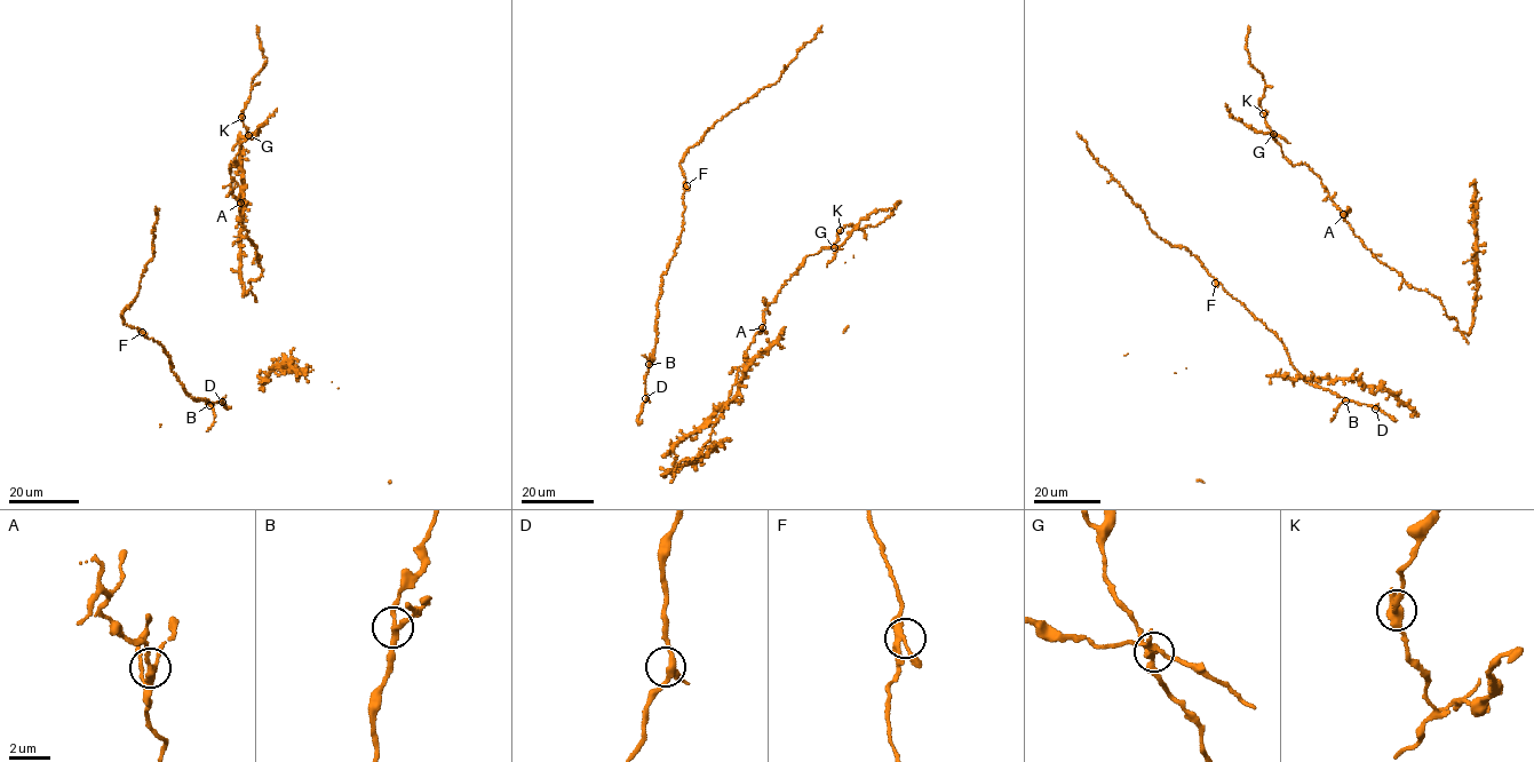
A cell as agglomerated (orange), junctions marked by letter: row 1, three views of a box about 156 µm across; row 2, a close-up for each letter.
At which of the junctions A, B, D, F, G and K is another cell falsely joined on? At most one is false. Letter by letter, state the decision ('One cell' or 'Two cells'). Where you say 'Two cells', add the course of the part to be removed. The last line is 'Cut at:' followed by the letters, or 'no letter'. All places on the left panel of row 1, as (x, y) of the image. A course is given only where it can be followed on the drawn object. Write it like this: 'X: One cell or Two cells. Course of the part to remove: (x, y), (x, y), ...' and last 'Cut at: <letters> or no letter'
A: One cell
B: One cell
D: One cell
F: One cell
G: Two cells. Course of the part to remove: (248, 135), (255, 135), (276, 109)
K: One cell
Cut at: G

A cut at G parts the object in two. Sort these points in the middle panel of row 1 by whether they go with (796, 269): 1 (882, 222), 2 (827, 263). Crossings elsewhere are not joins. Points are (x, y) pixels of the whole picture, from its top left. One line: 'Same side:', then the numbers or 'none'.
Same side: 1

